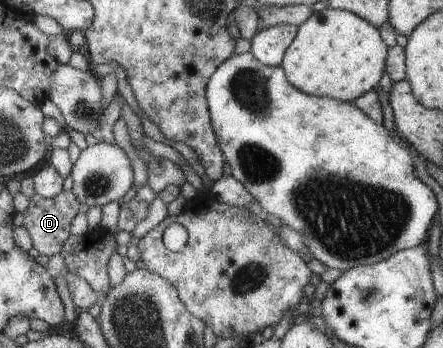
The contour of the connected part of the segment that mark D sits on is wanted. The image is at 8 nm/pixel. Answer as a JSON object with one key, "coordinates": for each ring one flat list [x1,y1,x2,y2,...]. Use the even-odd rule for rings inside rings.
{"coordinates":[[62,191,53,199,37,195,29,198,29,207,23,212,23,227,29,231,33,247,39,251,39,255,52,257,61,253,65,240,71,236,71,224,78,214,79,204,71,191]]}

